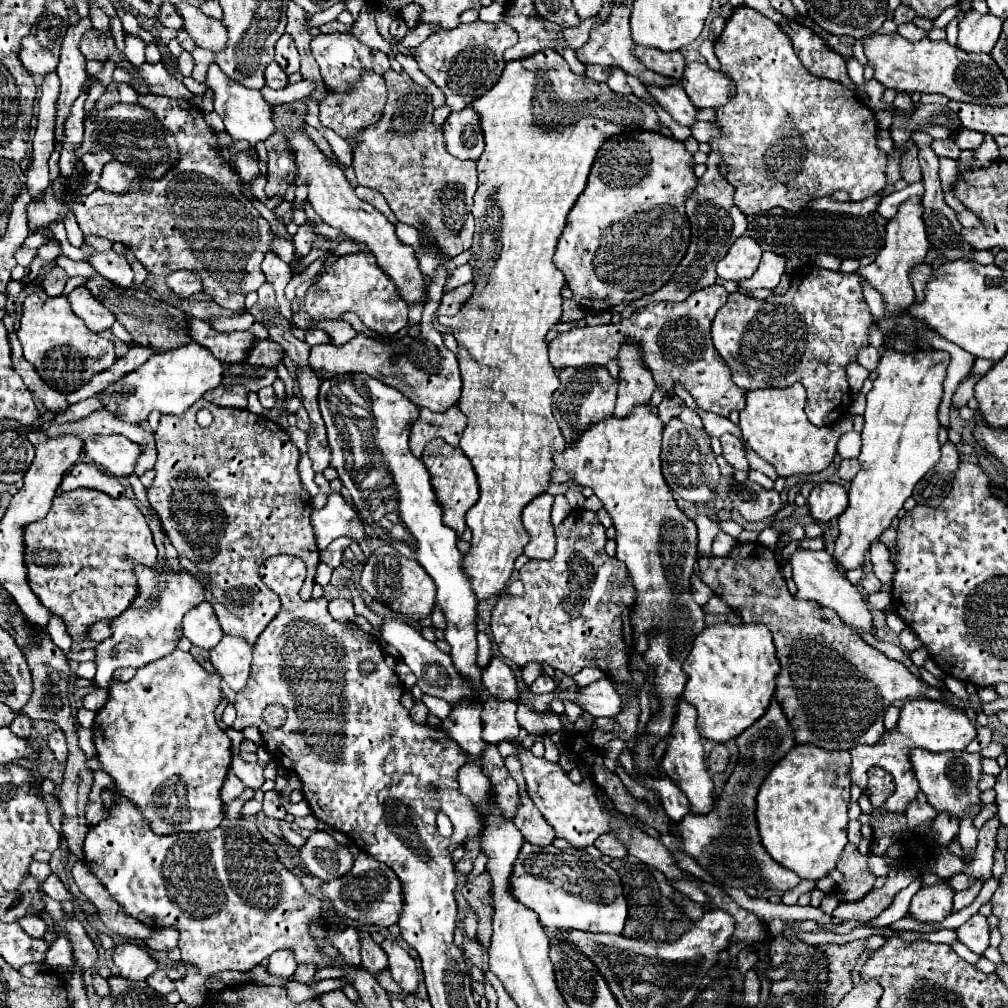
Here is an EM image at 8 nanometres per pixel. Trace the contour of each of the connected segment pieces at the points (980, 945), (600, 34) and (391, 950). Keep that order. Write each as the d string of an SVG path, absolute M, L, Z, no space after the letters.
M975 914L957 930L957 940L963 942L971 952L983 954L989 948L989 922L985 916Z
M621 2L621 4L613 4L609 16L605 18L605 22L595 24L589 32L589 40L577 50L577 60L583 64L605 64L605 66L619 66L623 68L627 74L639 78L645 84L659 84L659 86L667 86L673 84L675 80L665 80L663 76L657 76L655 72L651 72L649 68L645 68L645 64L641 60L637 60L633 56L633 40L631 40L631 32L629 32L629 14L631 10Z
M385 938L383 940L383 950L389 958L389 970L391 970L391 976L393 980L405 990L405 992L413 992L417 988L417 966L415 966L415 960L409 956L407 950L403 950L395 940L391 938Z

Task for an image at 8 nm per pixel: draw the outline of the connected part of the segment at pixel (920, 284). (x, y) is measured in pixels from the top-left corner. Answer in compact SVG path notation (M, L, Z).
M919 264L917 270L911 274L911 282L913 282L915 294L917 294L917 302L923 300L923 290L925 290L925 284L931 280L931 272L933 272L931 266L927 266L927 264Z

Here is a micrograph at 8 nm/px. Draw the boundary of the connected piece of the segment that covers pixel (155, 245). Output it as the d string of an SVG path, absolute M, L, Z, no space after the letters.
M155 94L139 96L139 104L151 110L163 122L163 126L175 134L181 152L177 168L169 170L169 174L165 174L161 180L137 178L137 192L127 192L125 196L109 196L109 192L101 190L95 190L89 196L73 194L67 200L67 206L75 214L85 236L101 236L111 242L125 244L135 254L137 262L141 262L151 274L169 276L173 270L193 272L195 276L201 276L205 294L209 294L213 302L217 302L221 308L243 312L245 296L253 290L259 290L265 282L261 262L273 240L271 226L239 192L241 178L231 168L231 164L221 162L217 136L205 124L203 112L197 110L197 106L193 106L189 100L173 100Z

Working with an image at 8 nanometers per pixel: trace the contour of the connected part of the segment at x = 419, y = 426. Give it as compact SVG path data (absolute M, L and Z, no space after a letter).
M449 408L449 412L443 414L421 410L417 422L411 428L411 438L409 438L413 456L421 458L423 448L435 438L445 440L449 446L459 446L465 426L467 426L467 416L459 408Z

